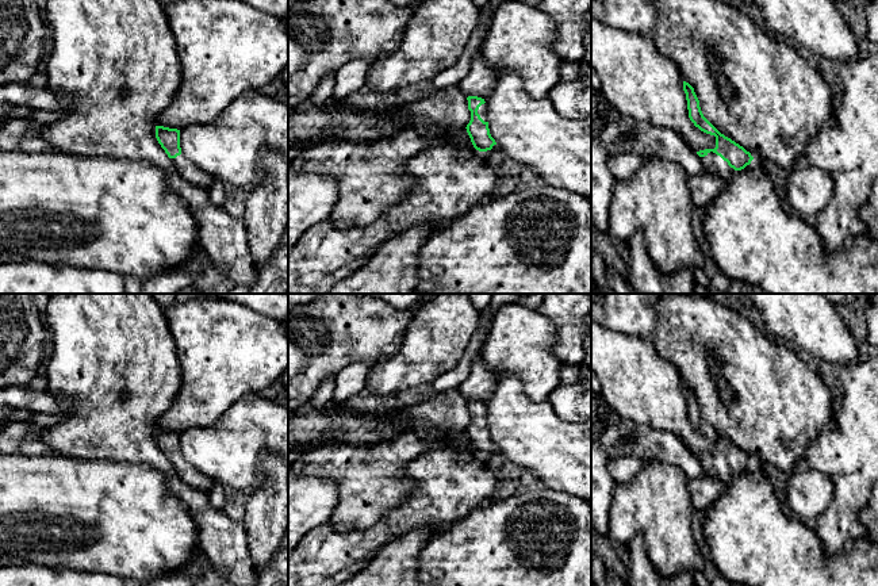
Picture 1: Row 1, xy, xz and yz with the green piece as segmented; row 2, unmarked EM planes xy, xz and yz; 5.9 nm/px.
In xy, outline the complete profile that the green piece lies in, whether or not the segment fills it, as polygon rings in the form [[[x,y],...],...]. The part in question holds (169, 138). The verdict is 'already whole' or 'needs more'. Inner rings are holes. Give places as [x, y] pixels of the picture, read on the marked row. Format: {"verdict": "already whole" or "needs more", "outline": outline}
{"verdict": "needs more", "outline": [[[156,126],[156,138],[183,179],[208,191],[212,184],[212,177],[200,171],[181,153],[180,130]]]}

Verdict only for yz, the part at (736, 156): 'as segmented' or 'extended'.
extended

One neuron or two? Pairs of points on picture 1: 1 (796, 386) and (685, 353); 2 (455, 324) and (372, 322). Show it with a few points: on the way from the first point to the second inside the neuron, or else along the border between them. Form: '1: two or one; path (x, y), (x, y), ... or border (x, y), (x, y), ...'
1: one; path (769, 378), (732, 341), (712, 341)
2: two; border (422, 307), (410, 321), (397, 352)

